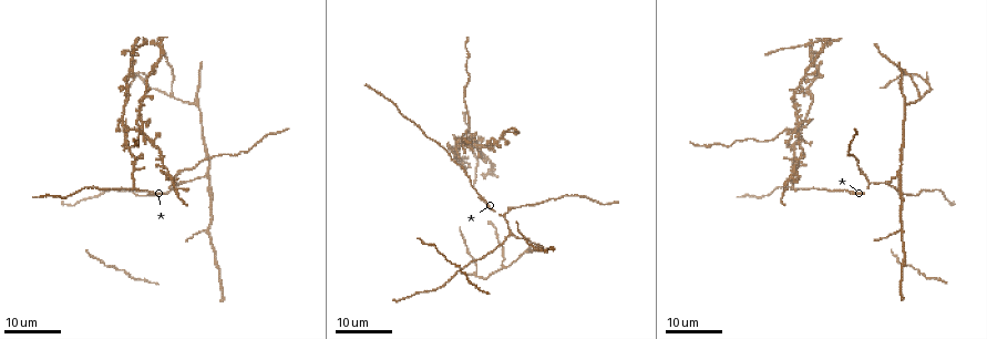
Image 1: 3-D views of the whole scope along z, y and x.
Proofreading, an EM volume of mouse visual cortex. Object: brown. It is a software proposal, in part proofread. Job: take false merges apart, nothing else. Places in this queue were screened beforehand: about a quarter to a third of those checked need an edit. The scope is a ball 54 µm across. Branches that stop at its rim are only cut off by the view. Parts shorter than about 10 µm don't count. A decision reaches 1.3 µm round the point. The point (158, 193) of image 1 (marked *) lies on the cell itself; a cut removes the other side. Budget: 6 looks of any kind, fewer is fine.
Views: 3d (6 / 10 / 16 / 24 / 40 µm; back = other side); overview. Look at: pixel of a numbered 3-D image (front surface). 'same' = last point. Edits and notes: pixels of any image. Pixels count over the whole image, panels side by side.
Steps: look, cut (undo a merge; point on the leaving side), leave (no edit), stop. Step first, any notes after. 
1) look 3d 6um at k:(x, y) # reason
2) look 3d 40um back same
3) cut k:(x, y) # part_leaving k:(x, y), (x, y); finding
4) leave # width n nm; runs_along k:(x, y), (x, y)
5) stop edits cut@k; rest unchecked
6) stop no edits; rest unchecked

look 3d 24um at 1:(484, 147) # three arms meet

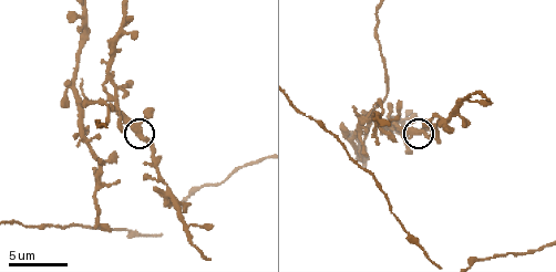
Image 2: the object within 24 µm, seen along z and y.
look 3d 6um at 2:(421, 131) # zoom in

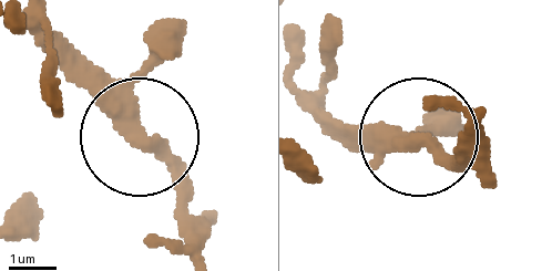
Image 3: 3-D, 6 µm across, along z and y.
leave # runs_along 3:(299, 87), (330, 116), (426, 139), (493, 179); continuous, no second cell

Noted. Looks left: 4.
look 3d 16um at 2:(94, 224) # thin neck

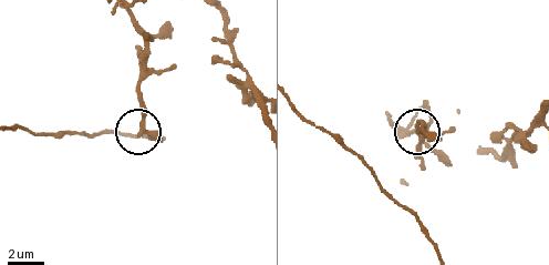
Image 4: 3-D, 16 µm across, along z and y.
leave # continuous, no second cell

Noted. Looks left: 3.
look 3d 16um at 1:(181, 183) # three arms meet

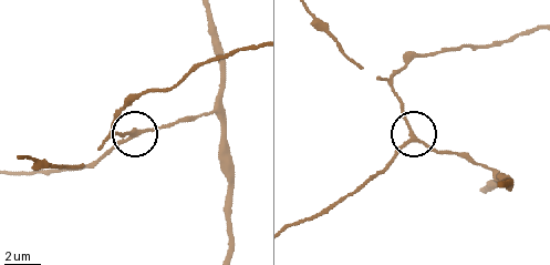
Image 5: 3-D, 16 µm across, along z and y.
look 3d 6um at 5:(412, 142)

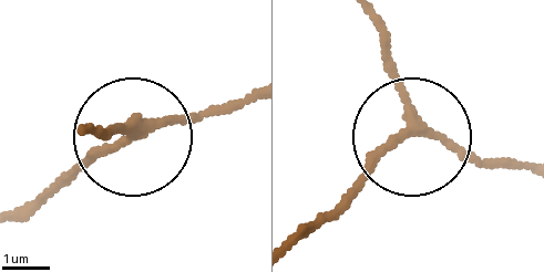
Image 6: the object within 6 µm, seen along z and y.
leave # arms 3; runs_along 6:(91, 127), (127, 139), (28, 207); one cell here

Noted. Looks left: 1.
stop no edits; rest unchecked

